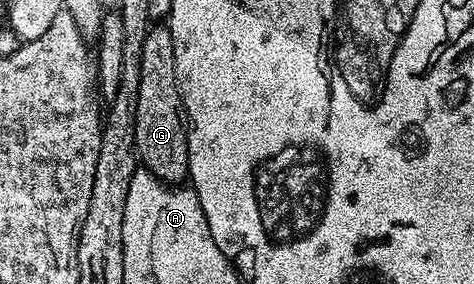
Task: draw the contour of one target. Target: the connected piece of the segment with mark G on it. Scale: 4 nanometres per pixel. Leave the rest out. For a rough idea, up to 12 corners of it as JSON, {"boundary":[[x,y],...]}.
{"boundary":[[169,26],[140,53],[134,150],[161,183],[190,174]]}

